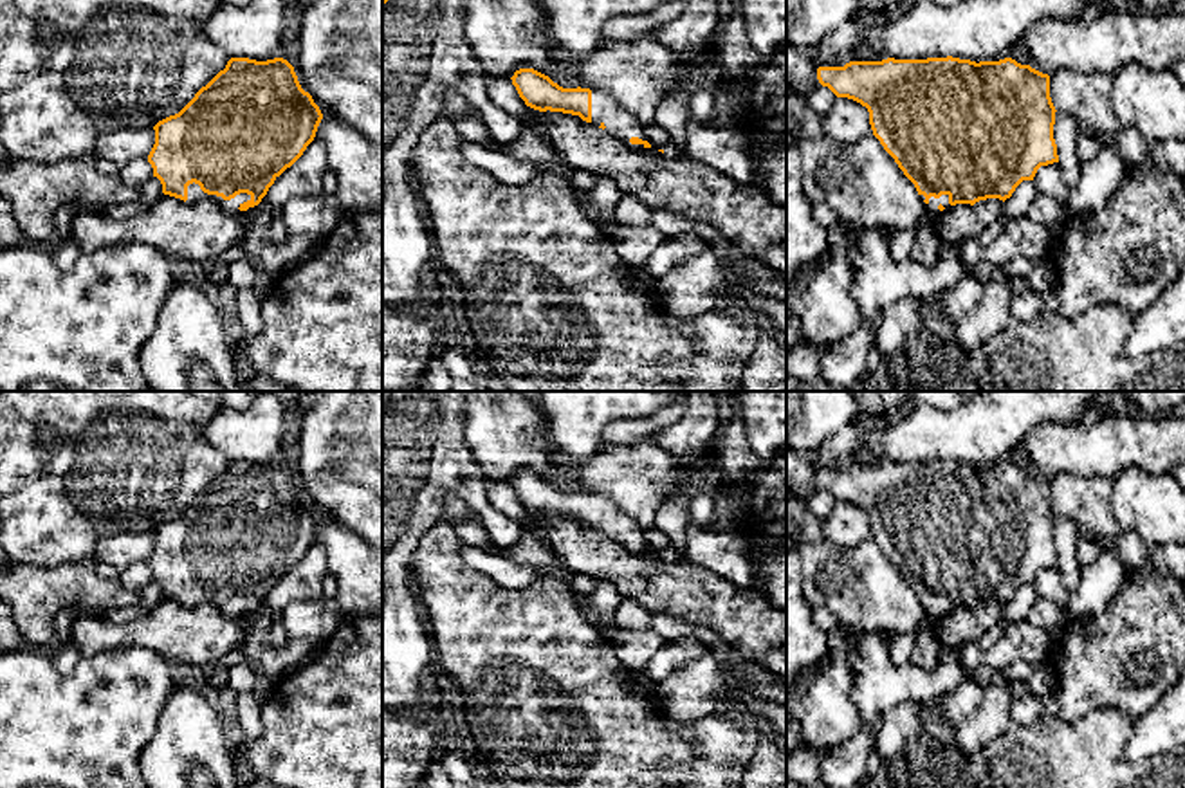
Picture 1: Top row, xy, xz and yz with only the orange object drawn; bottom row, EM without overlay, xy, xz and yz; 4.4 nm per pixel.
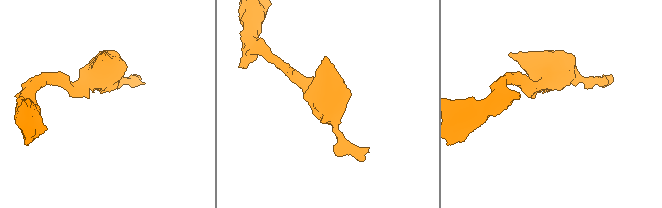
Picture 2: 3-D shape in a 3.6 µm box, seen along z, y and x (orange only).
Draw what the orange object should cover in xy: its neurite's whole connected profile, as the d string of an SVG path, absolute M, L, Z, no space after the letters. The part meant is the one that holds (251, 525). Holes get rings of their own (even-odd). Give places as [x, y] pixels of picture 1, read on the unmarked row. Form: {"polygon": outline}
{"polygon": "M231 462L179 518L153 530L155 548L148 566L164 599L189 608L213 604L234 618L262 606L274 584L314 545L321 523L319 510L301 492L287 463Z"}

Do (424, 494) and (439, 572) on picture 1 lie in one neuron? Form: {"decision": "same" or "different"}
{"decision": "different"}

